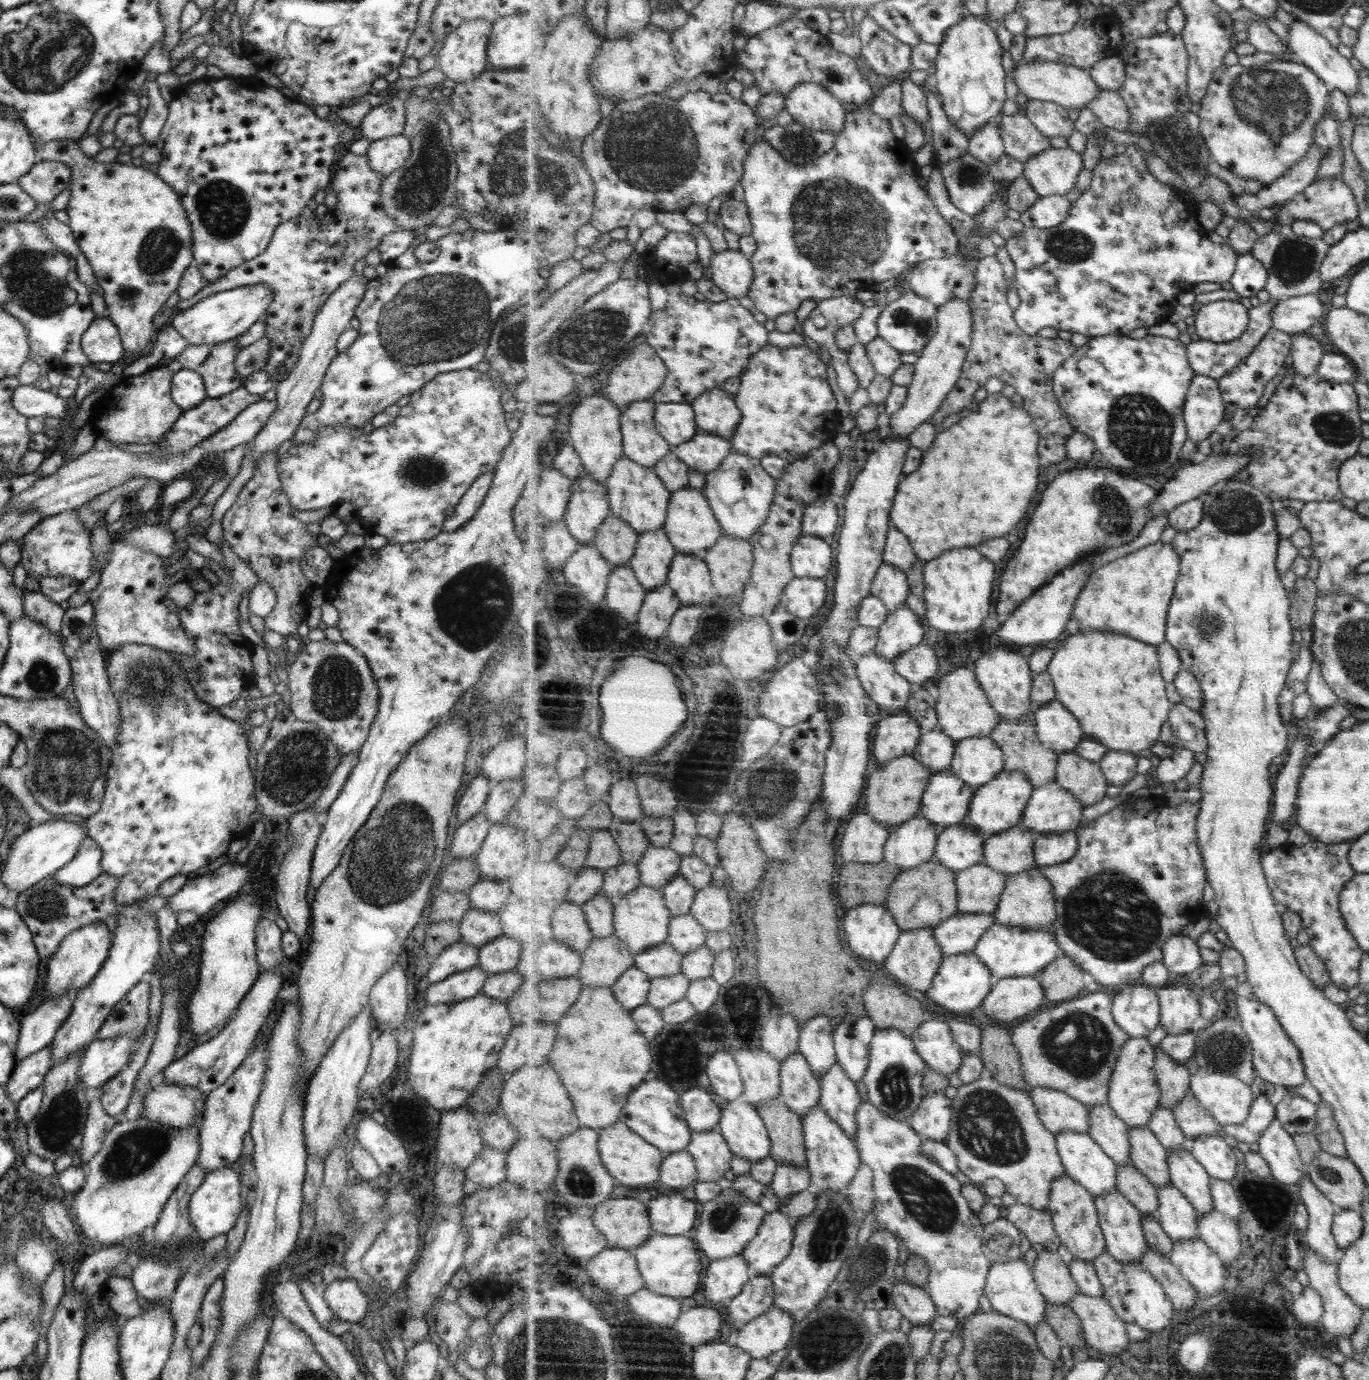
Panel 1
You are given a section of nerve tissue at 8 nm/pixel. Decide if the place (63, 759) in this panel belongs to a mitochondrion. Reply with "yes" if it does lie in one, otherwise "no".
yes

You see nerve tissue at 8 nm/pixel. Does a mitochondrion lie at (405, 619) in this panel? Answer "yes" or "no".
no

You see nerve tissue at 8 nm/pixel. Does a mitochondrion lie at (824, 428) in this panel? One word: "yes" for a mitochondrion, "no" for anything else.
no

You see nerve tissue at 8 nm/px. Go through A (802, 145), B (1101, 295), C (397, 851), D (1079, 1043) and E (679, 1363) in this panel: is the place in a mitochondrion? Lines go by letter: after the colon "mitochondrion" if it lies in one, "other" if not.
A: mitochondrion
B: other
C: mitochondrion
D: mitochondrion
E: other

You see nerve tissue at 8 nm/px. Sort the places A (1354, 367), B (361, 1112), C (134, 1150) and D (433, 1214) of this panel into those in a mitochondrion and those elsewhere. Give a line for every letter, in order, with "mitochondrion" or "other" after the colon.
A: other
B: other
C: mitochondrion
D: other

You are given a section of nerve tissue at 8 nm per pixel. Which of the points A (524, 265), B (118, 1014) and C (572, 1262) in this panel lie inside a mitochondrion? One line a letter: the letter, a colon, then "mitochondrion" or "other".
A: other
B: other
C: other

